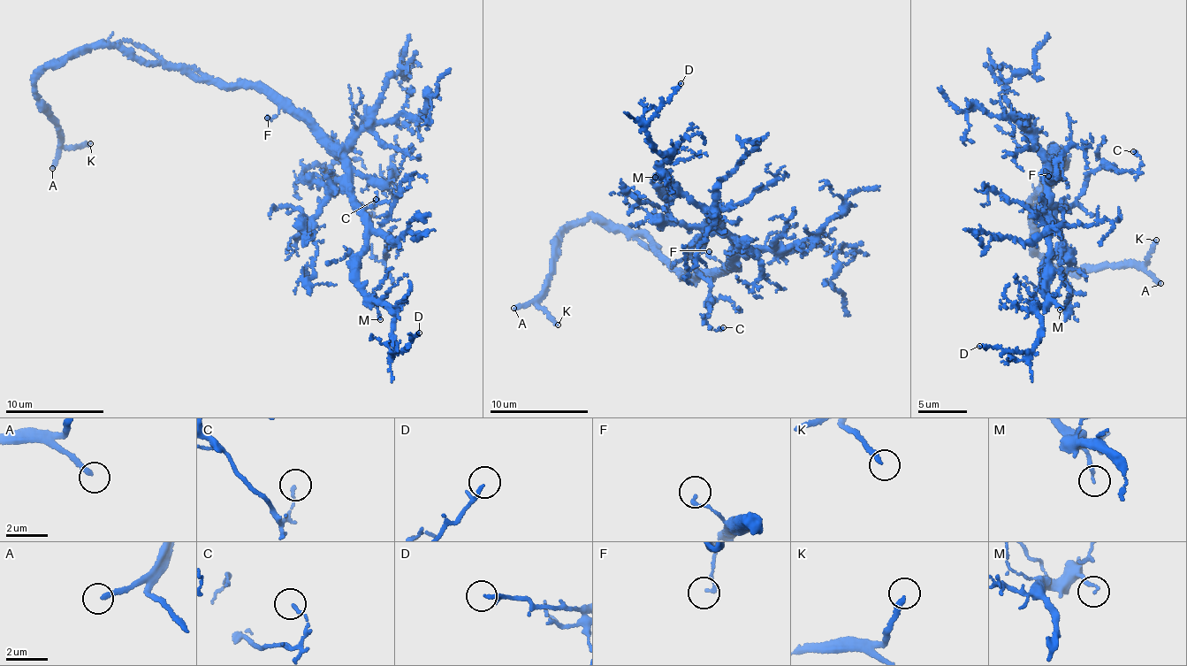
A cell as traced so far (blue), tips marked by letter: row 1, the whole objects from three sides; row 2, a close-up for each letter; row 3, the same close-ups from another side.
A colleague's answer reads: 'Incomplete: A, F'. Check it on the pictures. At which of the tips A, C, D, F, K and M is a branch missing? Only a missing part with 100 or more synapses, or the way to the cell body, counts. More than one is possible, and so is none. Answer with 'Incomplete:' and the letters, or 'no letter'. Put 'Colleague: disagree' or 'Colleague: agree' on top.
Colleague: disagree
Incomplete: A, K

